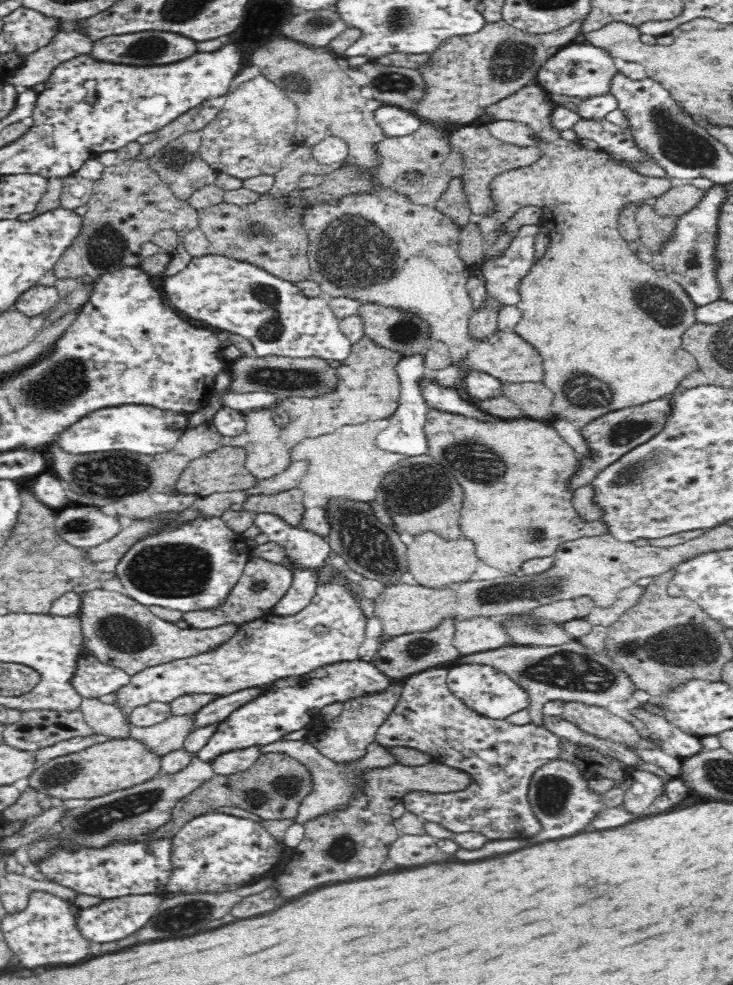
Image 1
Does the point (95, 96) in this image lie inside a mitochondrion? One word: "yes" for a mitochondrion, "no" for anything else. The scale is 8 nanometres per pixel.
no

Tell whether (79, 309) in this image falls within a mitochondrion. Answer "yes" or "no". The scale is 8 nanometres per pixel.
no

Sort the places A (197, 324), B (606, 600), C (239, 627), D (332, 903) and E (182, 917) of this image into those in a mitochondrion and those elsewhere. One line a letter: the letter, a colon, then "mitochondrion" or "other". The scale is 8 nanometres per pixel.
A: other
B: other
C: other
D: other
E: mitochondrion

